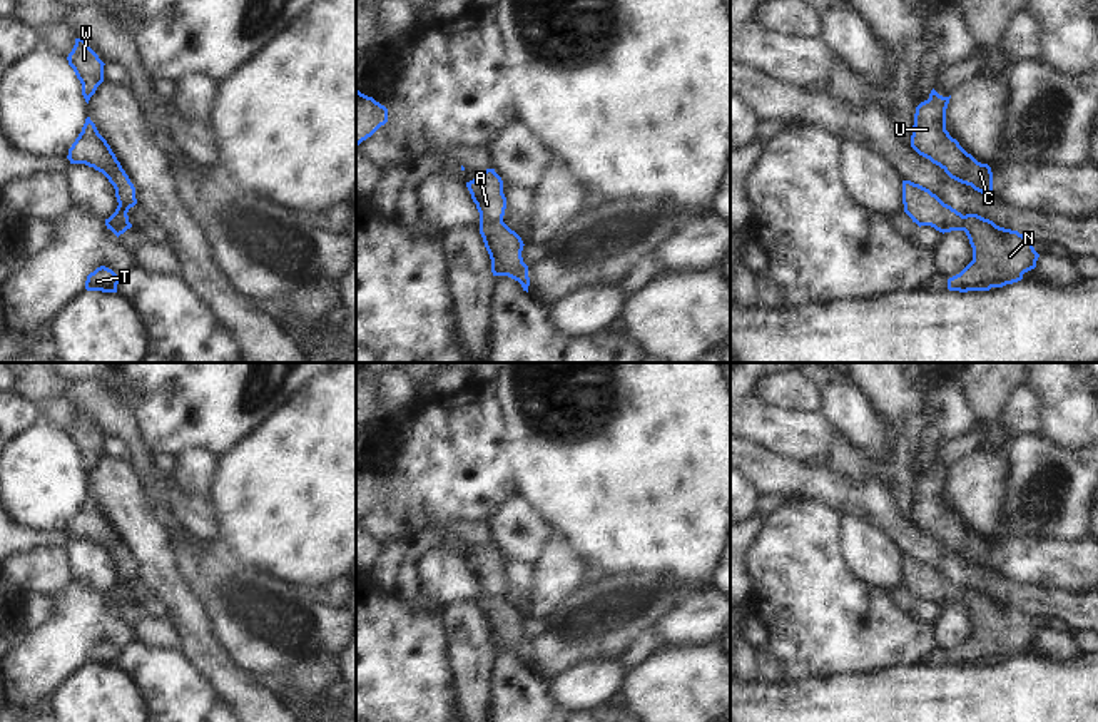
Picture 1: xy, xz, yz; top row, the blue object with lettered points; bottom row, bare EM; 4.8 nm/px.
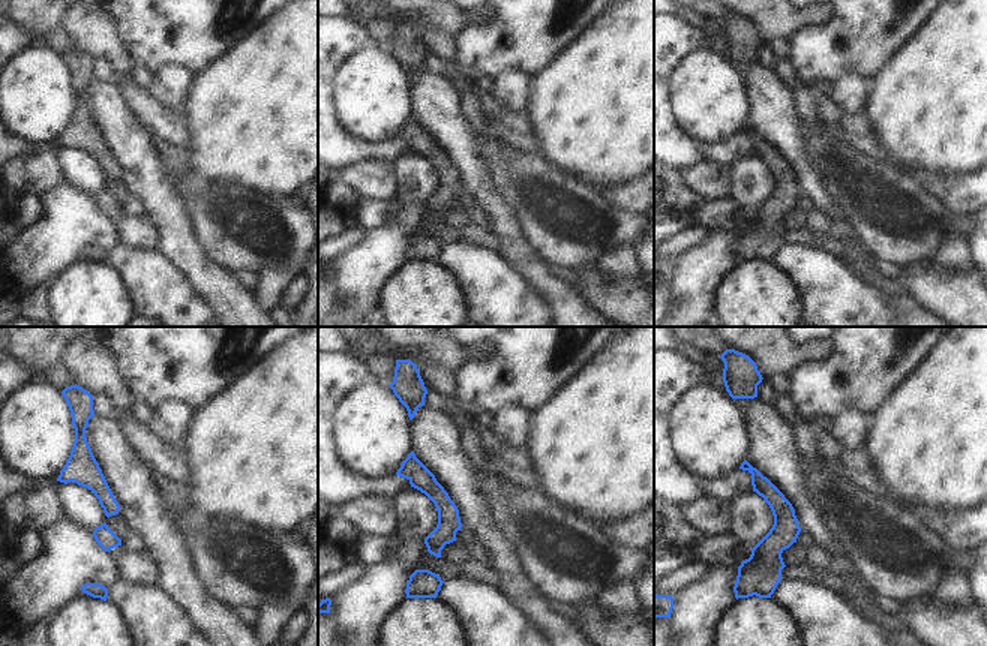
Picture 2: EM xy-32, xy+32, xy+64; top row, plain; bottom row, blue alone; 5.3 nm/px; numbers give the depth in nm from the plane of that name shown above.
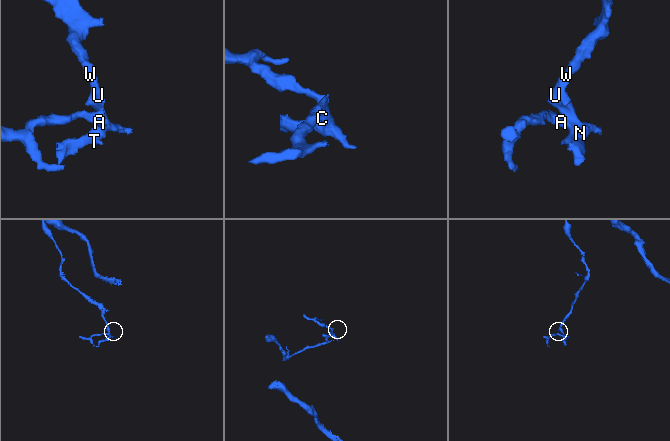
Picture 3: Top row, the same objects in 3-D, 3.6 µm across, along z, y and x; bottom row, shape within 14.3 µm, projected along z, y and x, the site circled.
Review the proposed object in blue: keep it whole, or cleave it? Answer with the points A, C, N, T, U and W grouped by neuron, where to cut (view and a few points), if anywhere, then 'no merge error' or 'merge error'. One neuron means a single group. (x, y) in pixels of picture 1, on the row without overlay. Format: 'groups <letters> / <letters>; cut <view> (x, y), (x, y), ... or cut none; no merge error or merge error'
groups A / C N T U W; cut xy (127, 592), (117, 592), (111, 604); merge error

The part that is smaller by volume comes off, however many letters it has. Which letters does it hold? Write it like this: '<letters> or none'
A

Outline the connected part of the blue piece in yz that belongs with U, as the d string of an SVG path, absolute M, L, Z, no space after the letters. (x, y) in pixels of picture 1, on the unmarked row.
M933 463L929 473L916 481L911 521L939 540L951 553L984 570L993 568L991 542L978 536L946 505L949 473L951 470L943 471Z

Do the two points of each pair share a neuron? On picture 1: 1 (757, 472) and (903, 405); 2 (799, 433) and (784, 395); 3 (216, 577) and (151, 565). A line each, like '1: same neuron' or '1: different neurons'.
1: different neurons
2: different neurons
3: different neurons

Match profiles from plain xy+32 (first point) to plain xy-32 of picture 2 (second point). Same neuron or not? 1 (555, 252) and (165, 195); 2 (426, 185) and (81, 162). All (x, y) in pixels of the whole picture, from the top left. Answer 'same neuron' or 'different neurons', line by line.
1: different neurons
2: same neuron

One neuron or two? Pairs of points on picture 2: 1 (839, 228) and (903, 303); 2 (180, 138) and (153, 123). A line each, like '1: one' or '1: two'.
1: one
2: one

